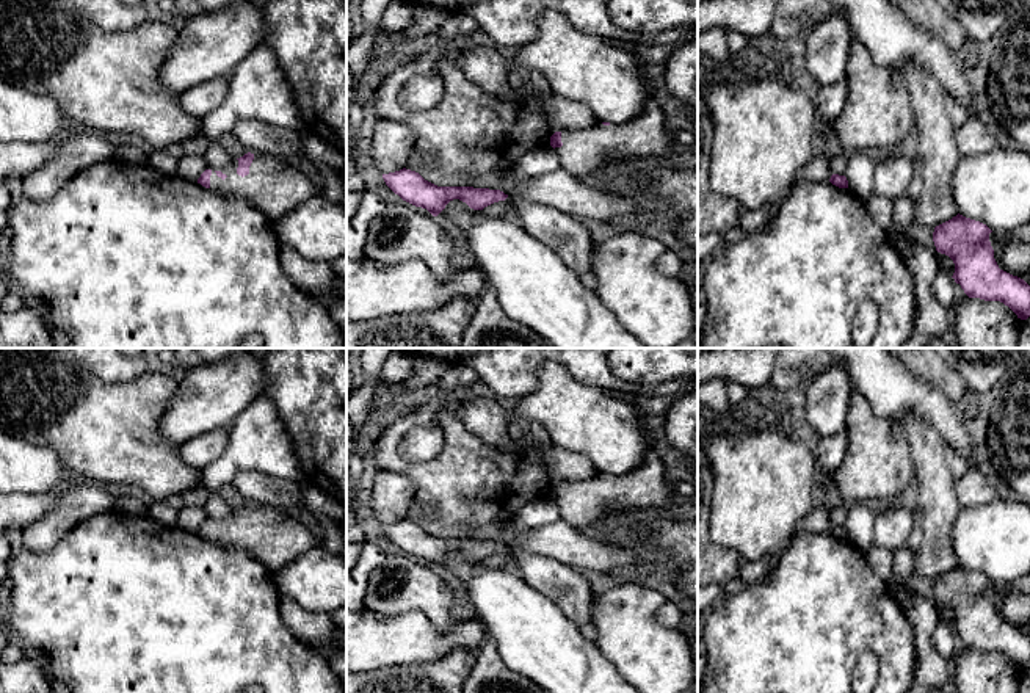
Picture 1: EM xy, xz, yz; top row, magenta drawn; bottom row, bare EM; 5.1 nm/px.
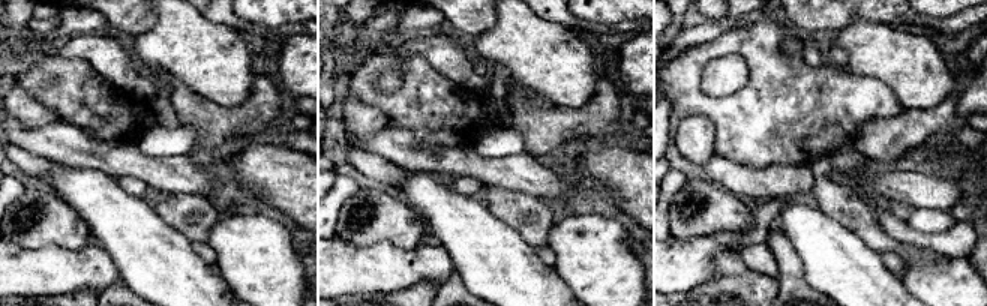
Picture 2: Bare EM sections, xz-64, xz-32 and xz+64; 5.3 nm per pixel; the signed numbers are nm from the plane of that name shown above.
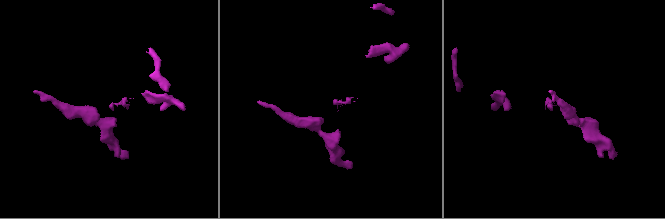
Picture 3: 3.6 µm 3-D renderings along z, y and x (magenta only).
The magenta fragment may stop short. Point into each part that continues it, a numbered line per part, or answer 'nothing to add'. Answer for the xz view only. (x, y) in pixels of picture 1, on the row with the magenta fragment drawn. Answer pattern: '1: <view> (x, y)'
1: xz (583, 151)

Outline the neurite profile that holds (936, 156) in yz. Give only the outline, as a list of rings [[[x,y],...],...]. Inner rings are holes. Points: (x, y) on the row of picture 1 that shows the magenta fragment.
[[[909,58],[903,63],[903,77],[919,132],[906,196],[916,205],[914,221],[934,229],[958,215],[952,179],[963,154],[938,78]]]

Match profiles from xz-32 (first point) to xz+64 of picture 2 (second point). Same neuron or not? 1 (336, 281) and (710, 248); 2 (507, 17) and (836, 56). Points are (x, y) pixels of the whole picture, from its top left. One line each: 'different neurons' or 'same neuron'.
1: same neuron
2: different neurons

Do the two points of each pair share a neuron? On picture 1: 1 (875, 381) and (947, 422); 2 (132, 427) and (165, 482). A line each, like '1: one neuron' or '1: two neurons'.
1: one neuron
2: one neuron

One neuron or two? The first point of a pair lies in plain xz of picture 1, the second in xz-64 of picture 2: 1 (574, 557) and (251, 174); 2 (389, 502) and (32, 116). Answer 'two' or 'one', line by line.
1: two
2: one

